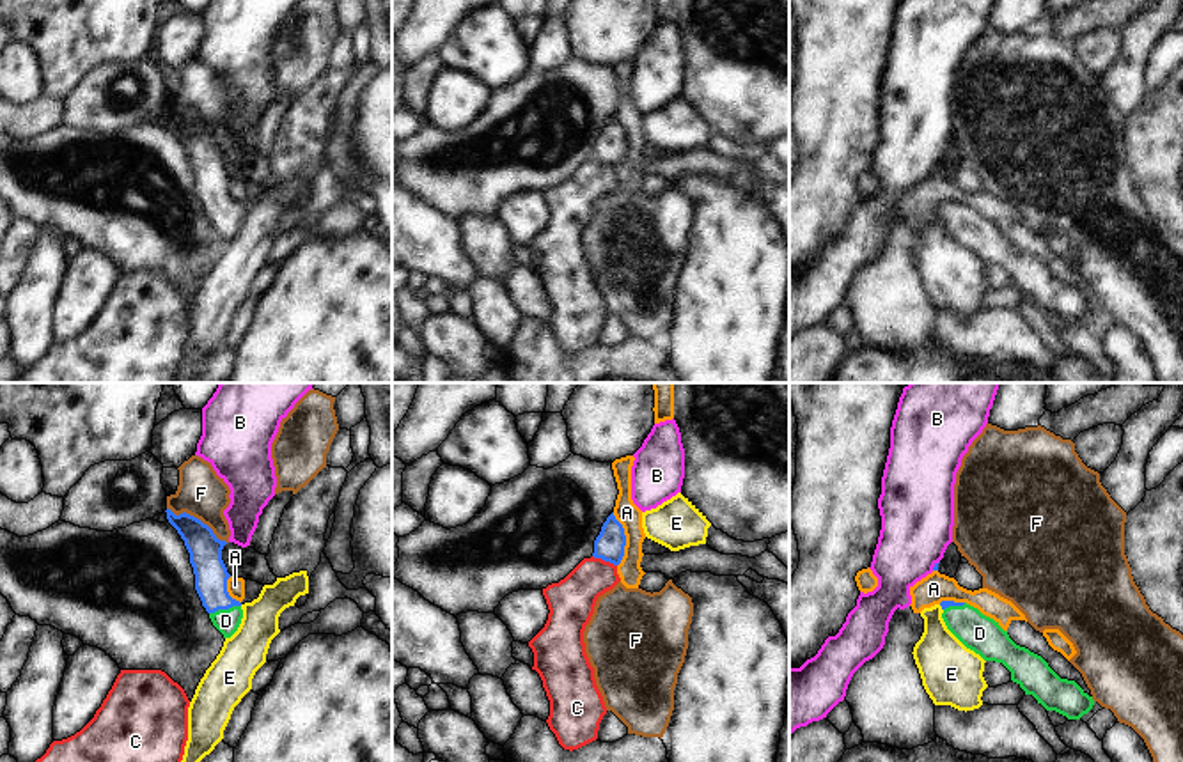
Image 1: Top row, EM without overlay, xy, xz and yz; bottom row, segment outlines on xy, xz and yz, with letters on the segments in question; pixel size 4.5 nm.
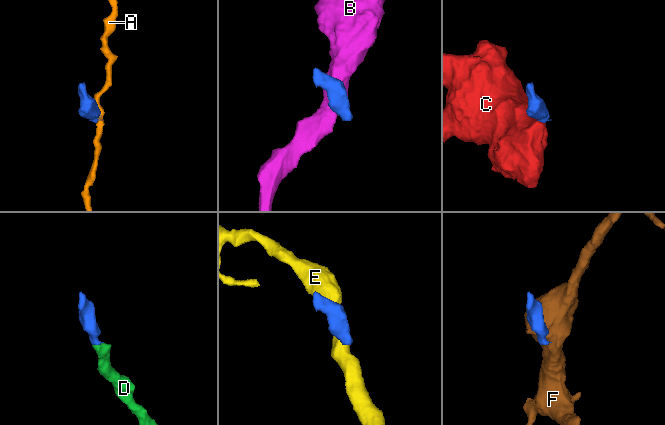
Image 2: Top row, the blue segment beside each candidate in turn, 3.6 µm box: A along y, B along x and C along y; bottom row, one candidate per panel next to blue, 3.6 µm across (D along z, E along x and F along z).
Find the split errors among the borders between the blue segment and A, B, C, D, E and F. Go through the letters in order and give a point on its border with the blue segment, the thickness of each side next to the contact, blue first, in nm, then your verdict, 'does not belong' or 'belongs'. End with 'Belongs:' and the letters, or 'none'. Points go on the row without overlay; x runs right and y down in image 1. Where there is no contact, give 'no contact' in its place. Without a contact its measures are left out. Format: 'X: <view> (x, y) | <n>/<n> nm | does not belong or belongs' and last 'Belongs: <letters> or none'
A: xz (625, 142) | 140/110 nm | does not belong
B: yz (935, 169) | 20/340 nm | does not belong
C: xz (605, 163) | 140/220 nm | does not belong
D: xy (224, 211) | 150/110 nm | belongs
E: yz (942, 211) | 40/240 nm | does not belong
F: xy (195, 121) | 150/220 nm | does not belong
Belongs: D

